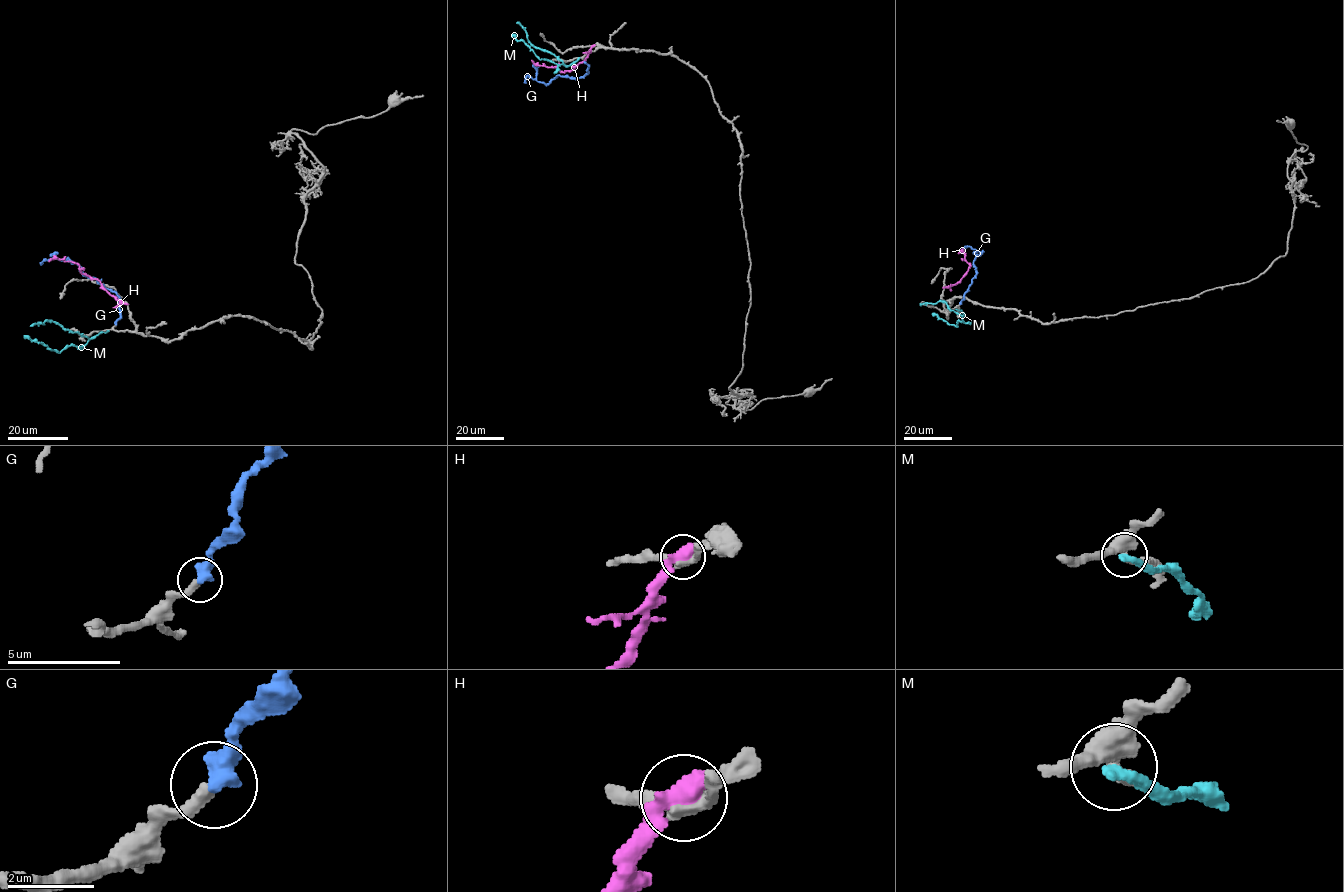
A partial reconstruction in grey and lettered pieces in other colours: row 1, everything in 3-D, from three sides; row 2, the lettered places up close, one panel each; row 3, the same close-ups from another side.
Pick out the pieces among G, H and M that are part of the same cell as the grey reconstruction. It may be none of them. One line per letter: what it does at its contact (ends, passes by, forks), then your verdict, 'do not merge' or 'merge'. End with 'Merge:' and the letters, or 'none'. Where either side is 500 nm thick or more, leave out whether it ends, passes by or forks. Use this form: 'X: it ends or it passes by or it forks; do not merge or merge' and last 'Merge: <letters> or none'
G: merge
H: do not merge
M: it ends; do not merge
Merge: G

